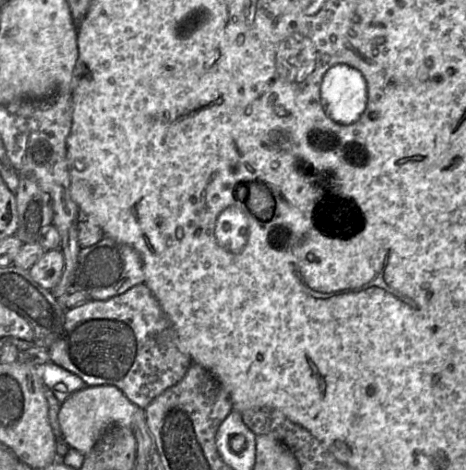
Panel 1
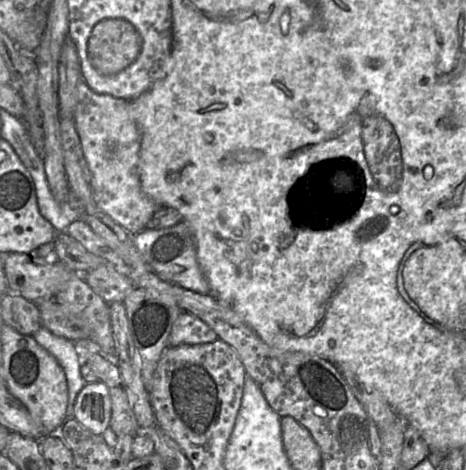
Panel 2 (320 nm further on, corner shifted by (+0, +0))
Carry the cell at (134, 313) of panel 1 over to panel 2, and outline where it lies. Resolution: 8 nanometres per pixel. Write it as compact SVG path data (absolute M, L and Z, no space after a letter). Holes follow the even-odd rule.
M182 312L173 323L168 347L210 343L218 339L217 334L201 319Z

